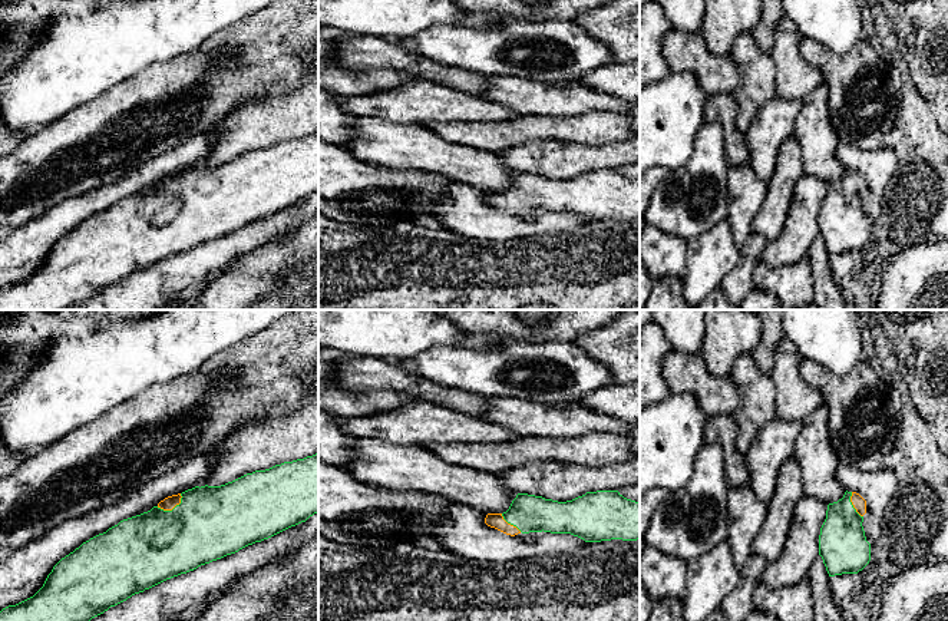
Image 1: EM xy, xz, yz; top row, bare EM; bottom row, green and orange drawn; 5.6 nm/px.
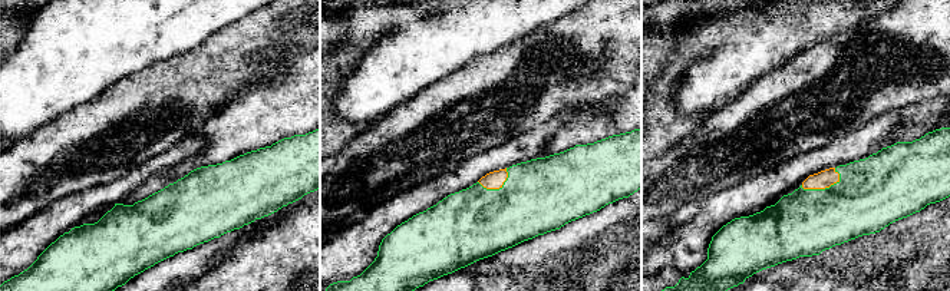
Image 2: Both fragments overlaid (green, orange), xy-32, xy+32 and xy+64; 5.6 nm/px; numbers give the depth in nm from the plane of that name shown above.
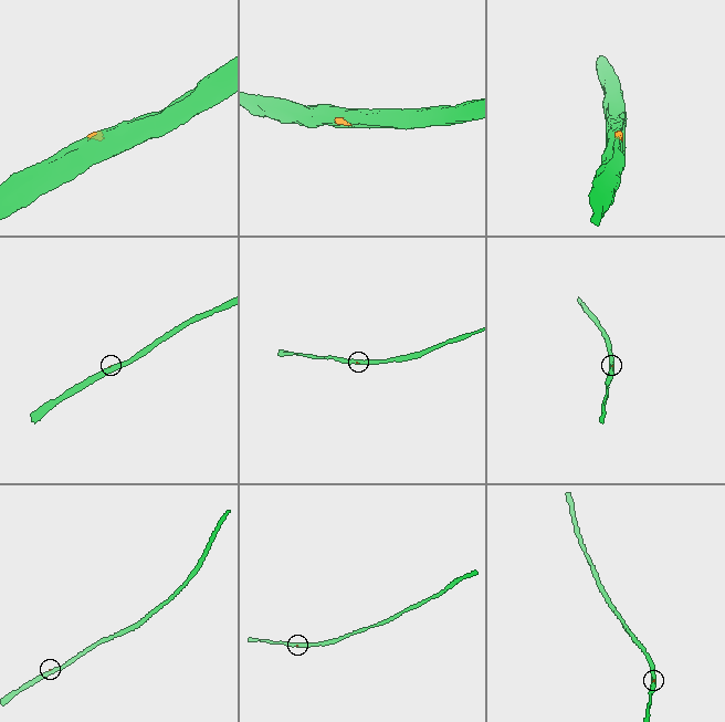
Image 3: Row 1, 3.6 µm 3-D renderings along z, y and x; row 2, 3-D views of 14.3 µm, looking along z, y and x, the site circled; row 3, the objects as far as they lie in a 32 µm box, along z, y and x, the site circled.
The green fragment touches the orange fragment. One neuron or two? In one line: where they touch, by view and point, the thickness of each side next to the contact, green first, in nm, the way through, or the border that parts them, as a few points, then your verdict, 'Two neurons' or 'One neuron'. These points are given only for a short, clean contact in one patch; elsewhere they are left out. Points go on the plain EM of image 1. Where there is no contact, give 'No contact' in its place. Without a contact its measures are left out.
Touches green at xy (172, 188). Thickness 400 nm (green) against 80 nm. Path across: xy (211, 201), (185, 201), (172, 188), (168, 182). One neuron

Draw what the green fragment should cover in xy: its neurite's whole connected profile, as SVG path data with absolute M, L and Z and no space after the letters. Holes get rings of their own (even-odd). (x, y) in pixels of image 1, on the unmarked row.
M318 132L307 135L304 138L284 141L265 149L255 149L252 152L247 152L221 165L195 165L182 172L168 175L163 179L161 179L156 185L153 185L151 189L120 199L118 204L109 207L103 212L90 217L89 219L83 221L79 227L76 227L73 231L62 237L53 245L52 251L47 254L43 265L33 275L16 284L9 284L0 290L0 310L73 310L75 307L87 303L92 297L103 293L110 285L115 285L126 280L135 272L143 271L145 268L149 268L181 252L194 250L201 244L235 232L248 224L268 218L291 205L305 201L314 192L318 192Z

